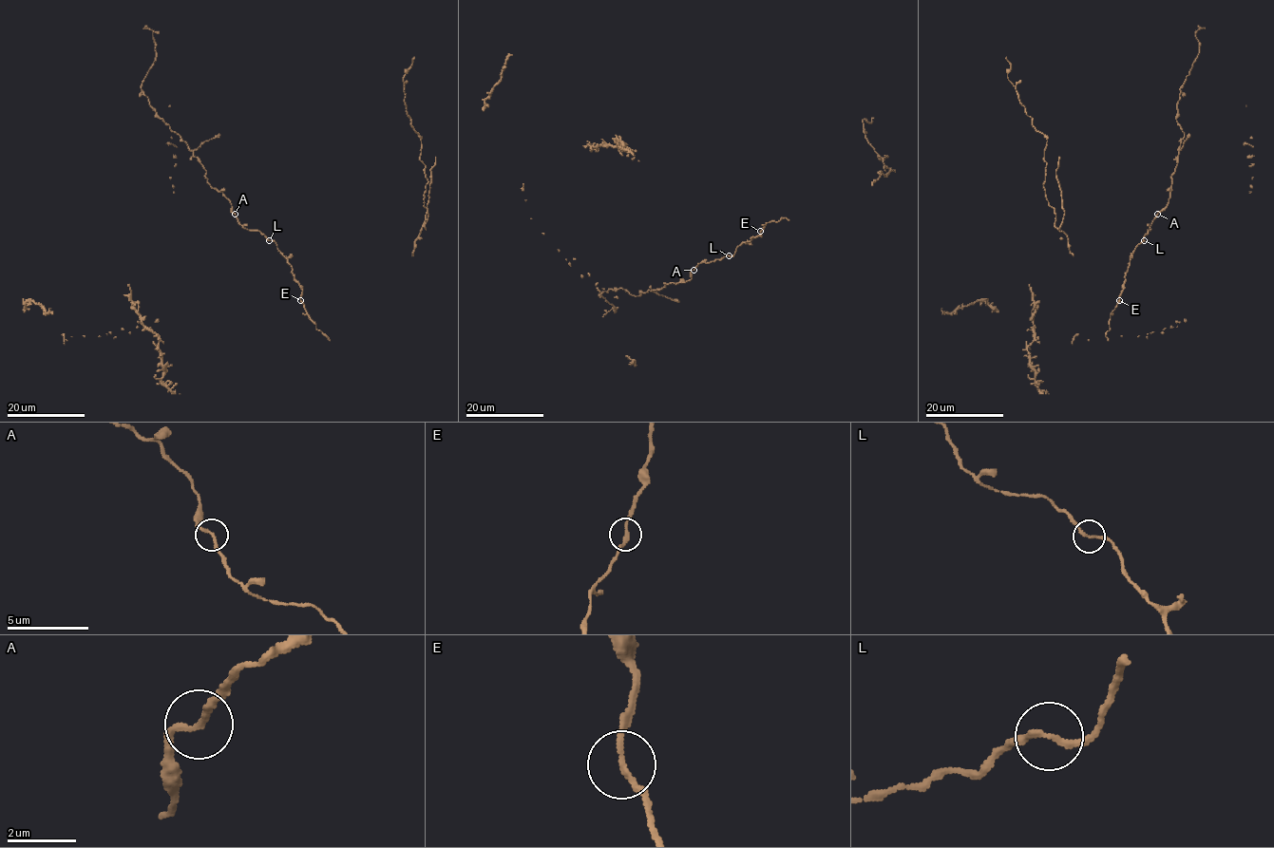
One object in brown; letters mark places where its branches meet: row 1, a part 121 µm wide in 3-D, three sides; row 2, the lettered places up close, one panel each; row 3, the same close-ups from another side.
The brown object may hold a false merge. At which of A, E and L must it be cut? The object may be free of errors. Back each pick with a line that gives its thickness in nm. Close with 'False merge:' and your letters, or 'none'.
False merge: none

